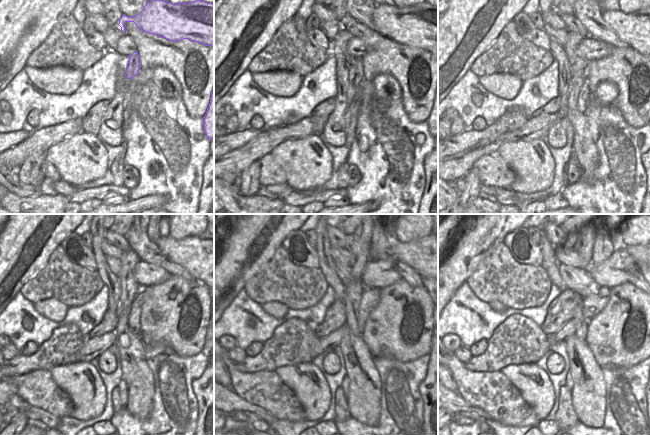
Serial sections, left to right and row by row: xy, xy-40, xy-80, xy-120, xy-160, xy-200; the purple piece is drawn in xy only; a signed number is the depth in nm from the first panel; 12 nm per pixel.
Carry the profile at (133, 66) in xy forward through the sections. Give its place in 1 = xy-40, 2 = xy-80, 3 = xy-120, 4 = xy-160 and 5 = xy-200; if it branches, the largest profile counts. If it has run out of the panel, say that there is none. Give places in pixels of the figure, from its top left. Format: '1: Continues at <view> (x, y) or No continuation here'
1: Continues at xy-40 (356, 70)
2: Continues at xy-80 (586, 153)
3: Continues at xy-120 (139, 378)
4: Continues at xy-160 (364, 399)
5: Continues at xy-200 (588, 396).

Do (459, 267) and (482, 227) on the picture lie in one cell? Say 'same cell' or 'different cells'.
same cell

